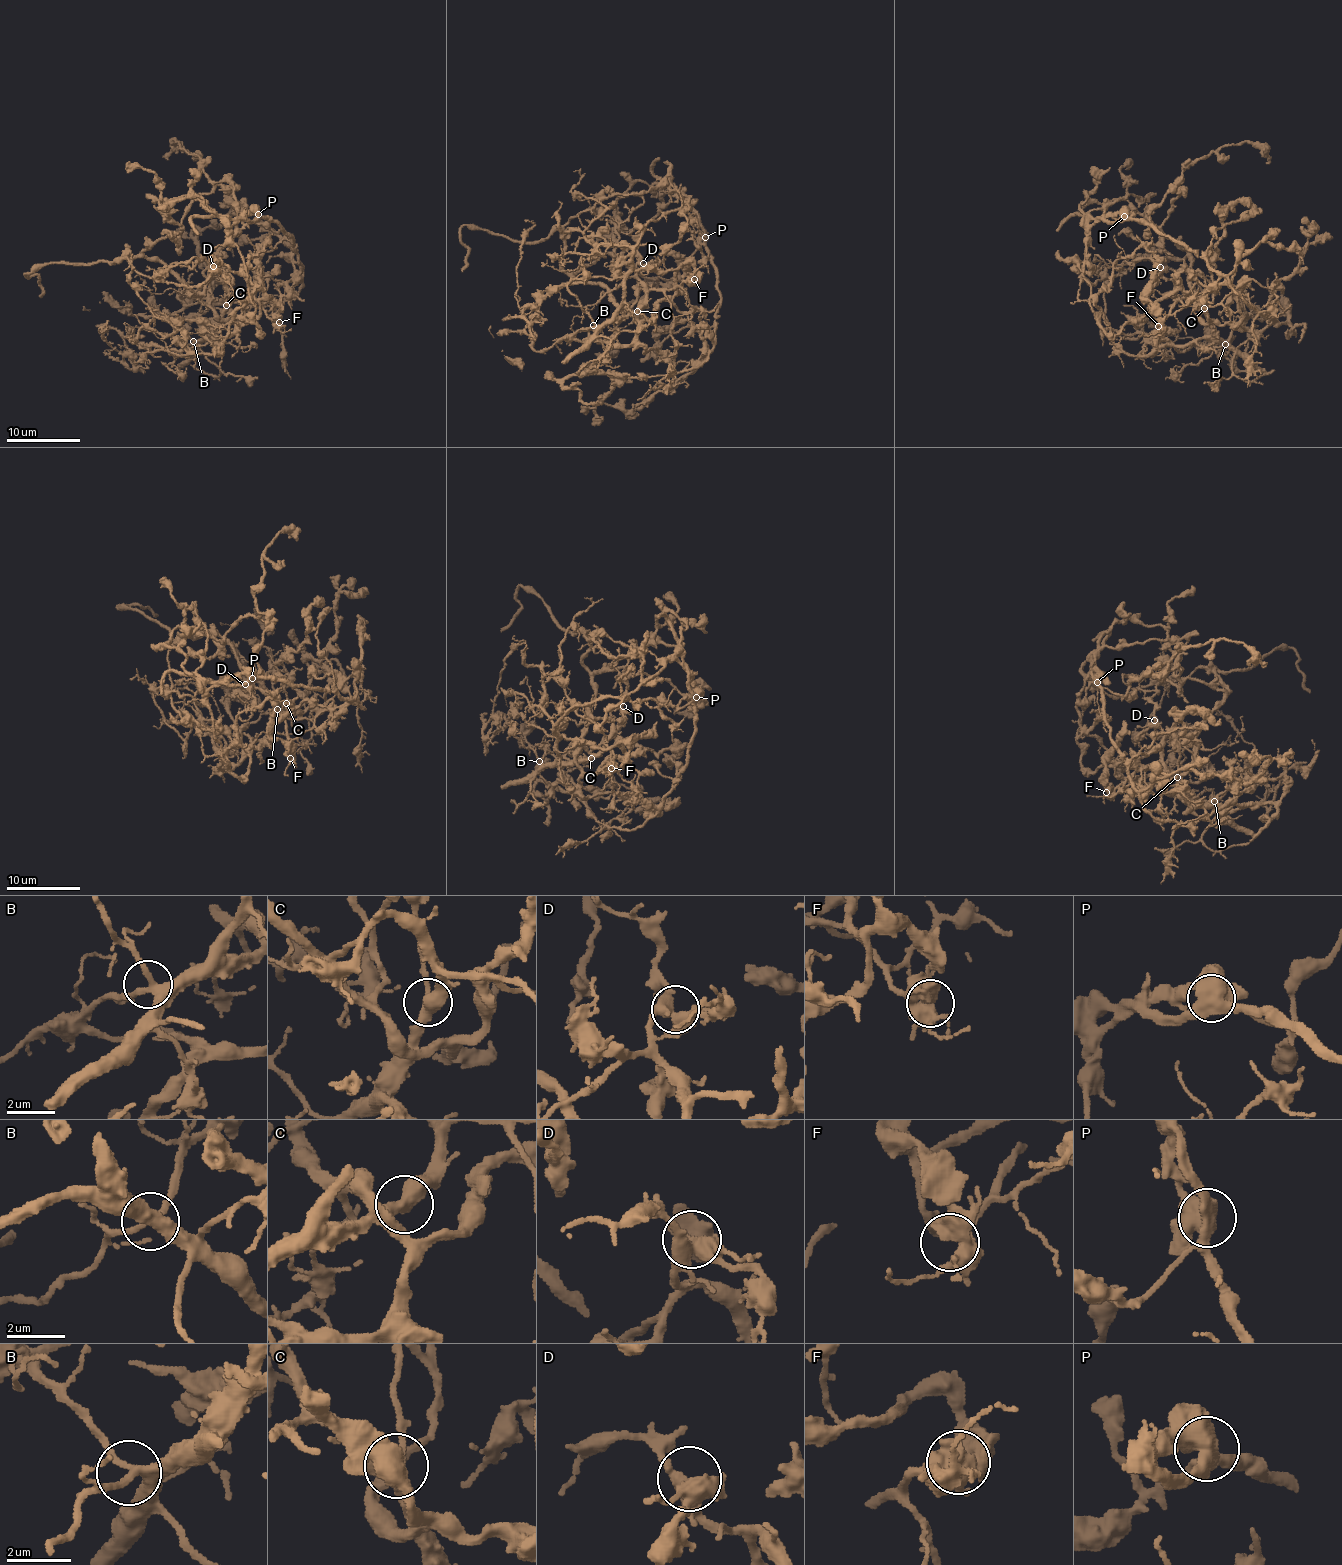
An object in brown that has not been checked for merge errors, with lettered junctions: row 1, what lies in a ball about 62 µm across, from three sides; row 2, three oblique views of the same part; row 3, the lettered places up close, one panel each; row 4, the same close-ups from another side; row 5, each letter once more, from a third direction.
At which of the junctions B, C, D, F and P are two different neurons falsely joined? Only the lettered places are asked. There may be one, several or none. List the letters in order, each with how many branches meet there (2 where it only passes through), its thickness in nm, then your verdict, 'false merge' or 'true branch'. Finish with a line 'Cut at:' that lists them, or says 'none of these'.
B: branches 4; calibre 280 nm; true branch
C: branches 3; calibre 400 nm; true branch
D: branches 6; calibre 420 nm; true branch
F: branches 6; calibre 500 nm; true branch
P: branches 4; calibre 550 nm; false merge
Cut at: P

